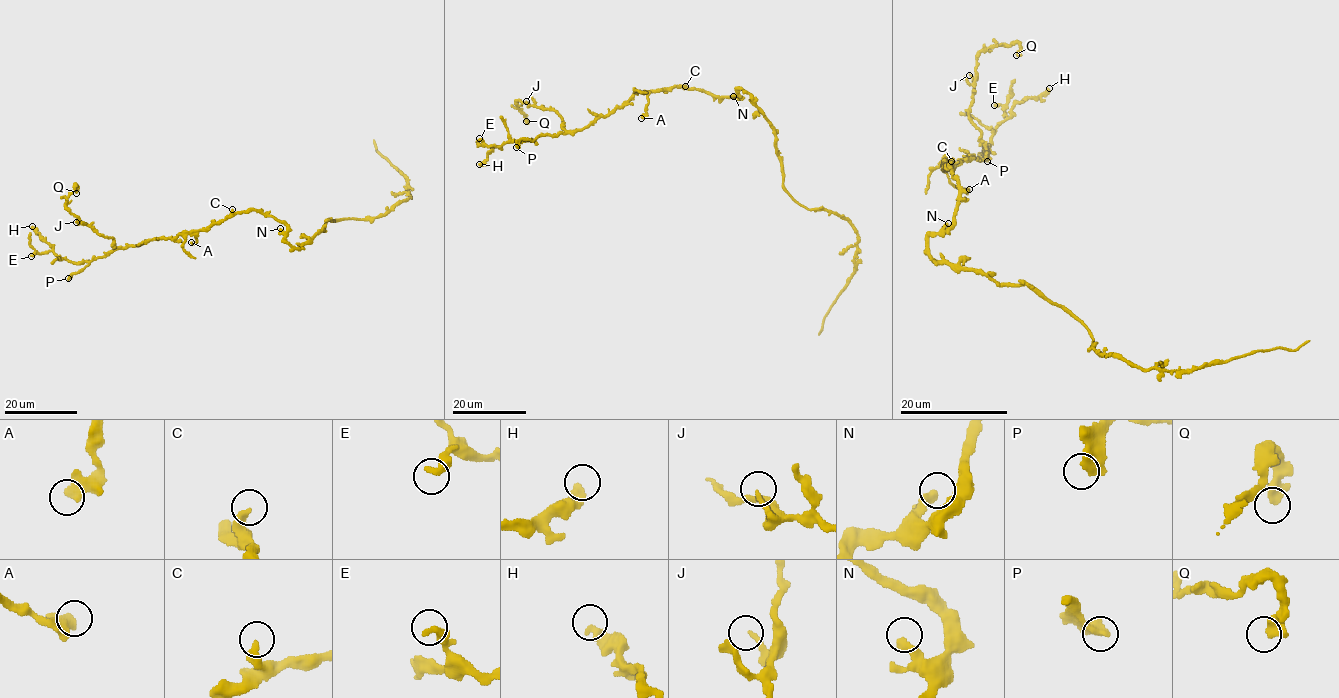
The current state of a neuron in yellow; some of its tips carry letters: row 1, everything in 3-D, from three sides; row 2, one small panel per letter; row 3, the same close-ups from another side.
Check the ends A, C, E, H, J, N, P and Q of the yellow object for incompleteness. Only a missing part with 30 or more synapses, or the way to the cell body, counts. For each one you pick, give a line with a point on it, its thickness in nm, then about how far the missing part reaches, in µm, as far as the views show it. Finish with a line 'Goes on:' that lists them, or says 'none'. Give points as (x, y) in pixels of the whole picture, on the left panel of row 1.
Goes on: none

